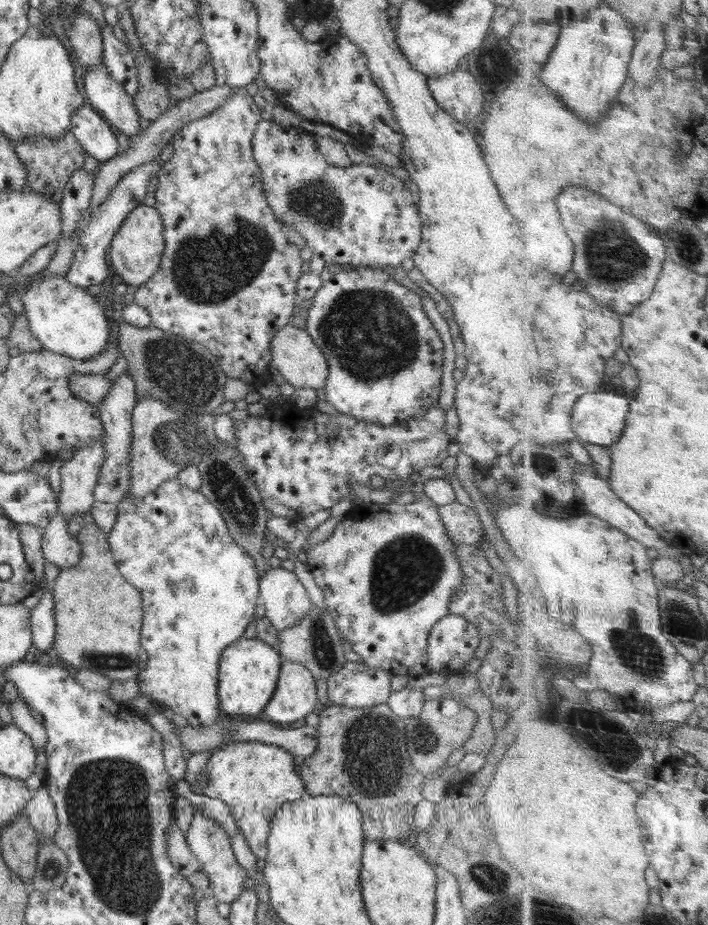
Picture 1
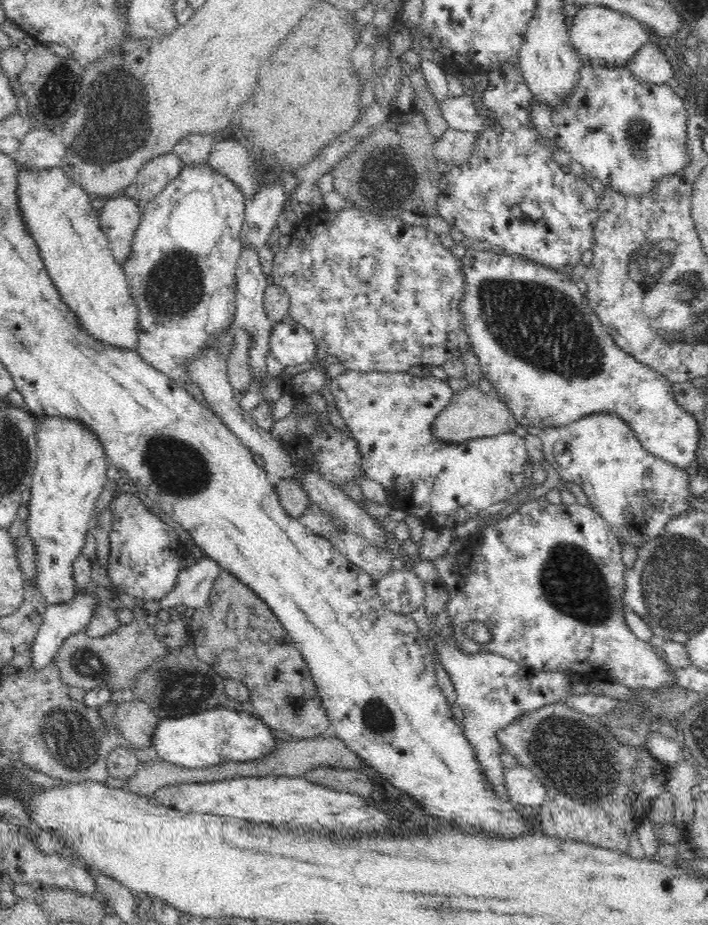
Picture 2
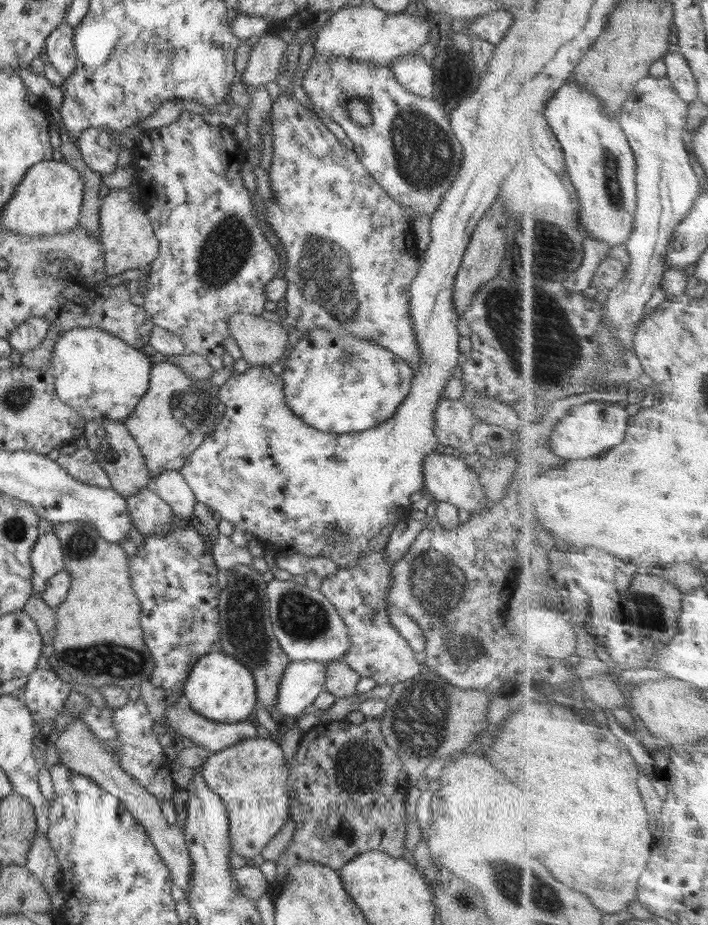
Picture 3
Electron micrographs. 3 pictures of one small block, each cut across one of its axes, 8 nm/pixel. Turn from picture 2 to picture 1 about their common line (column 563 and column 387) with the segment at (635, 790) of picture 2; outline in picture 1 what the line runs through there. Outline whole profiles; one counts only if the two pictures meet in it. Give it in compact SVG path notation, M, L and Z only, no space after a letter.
M388 703L377 704L370 708L350 708L330 704L320 711L318 750L314 756L298 766L298 775L304 781L307 795L340 796L354 802L362 811L362 833L364 842L388 839L404 842L414 831L413 816L422 800L423 786L427 779L411 763L406 740L405 720L392 712Z

